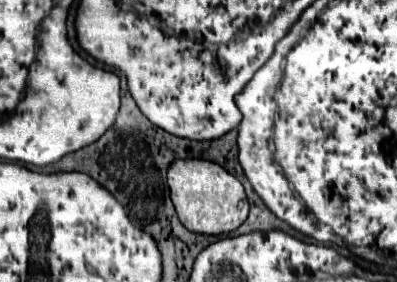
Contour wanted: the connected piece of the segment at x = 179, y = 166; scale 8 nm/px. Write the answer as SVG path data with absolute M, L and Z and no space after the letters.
M196 158L172 162L168 168L168 186L180 222L192 232L206 236L228 234L242 226L248 218L250 206L240 180L214 162Z

